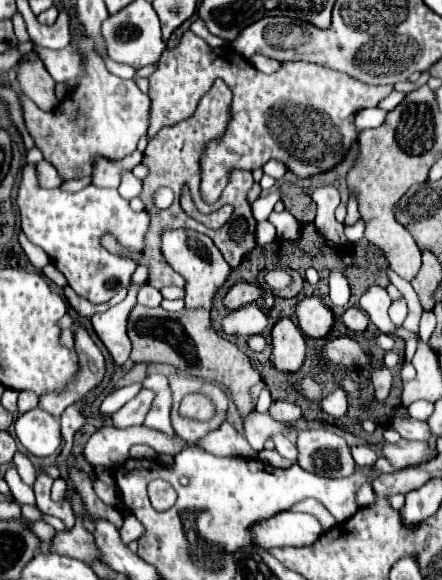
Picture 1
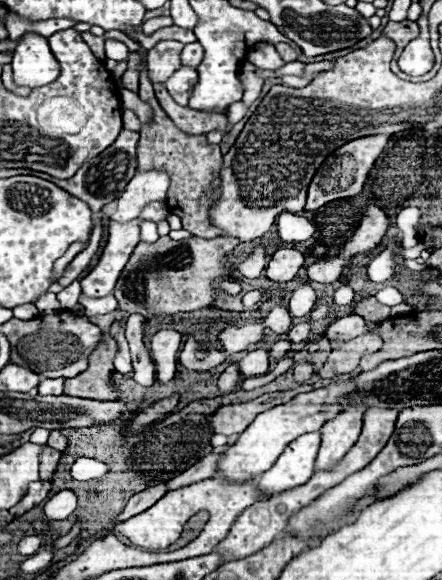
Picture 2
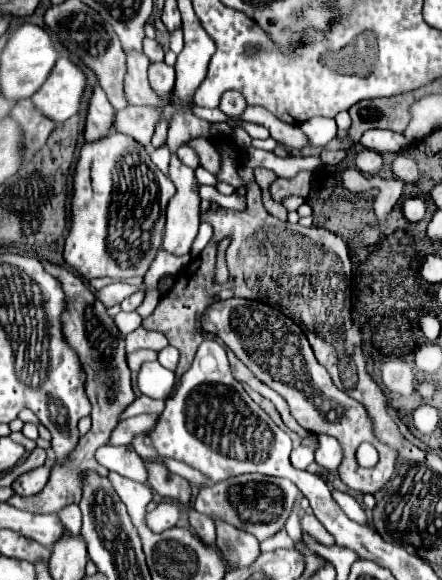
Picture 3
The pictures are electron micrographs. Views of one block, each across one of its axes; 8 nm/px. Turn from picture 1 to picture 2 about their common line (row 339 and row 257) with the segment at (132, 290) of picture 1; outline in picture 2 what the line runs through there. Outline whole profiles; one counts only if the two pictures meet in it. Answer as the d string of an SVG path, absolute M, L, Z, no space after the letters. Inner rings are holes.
M110 222L108 240L100 254L98 264L82 278L82 290L86 296L108 296L114 290L114 284L128 262L128 256L140 242L140 228L136 222Z

